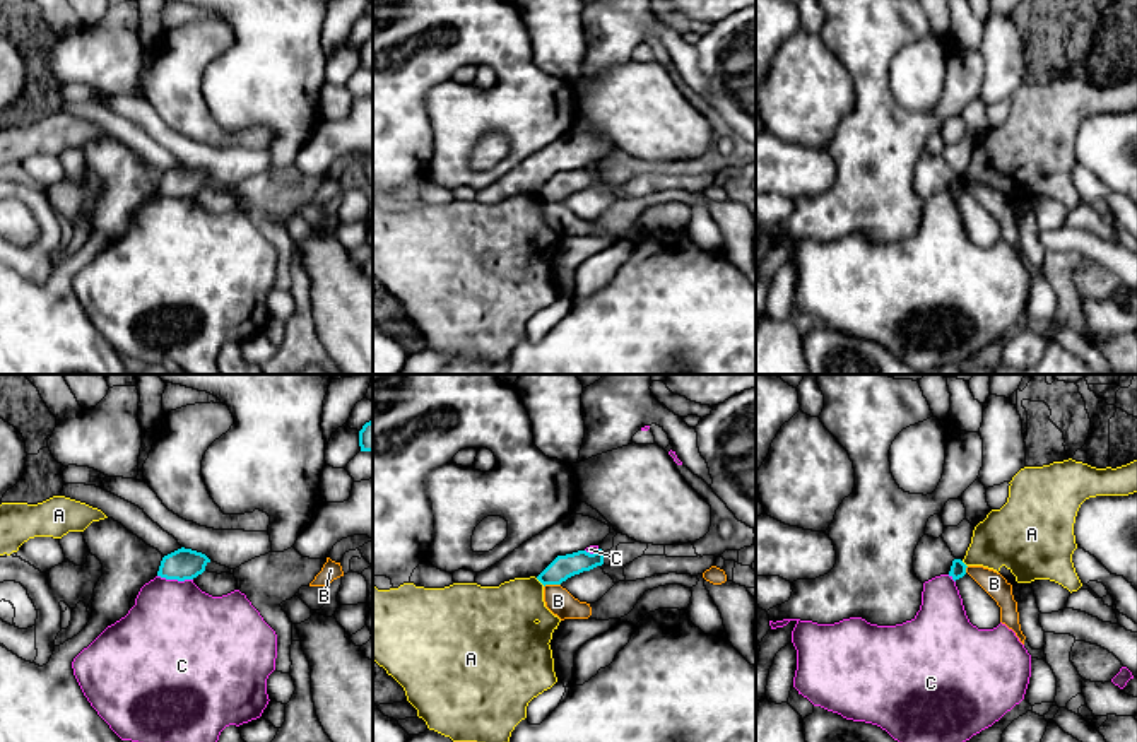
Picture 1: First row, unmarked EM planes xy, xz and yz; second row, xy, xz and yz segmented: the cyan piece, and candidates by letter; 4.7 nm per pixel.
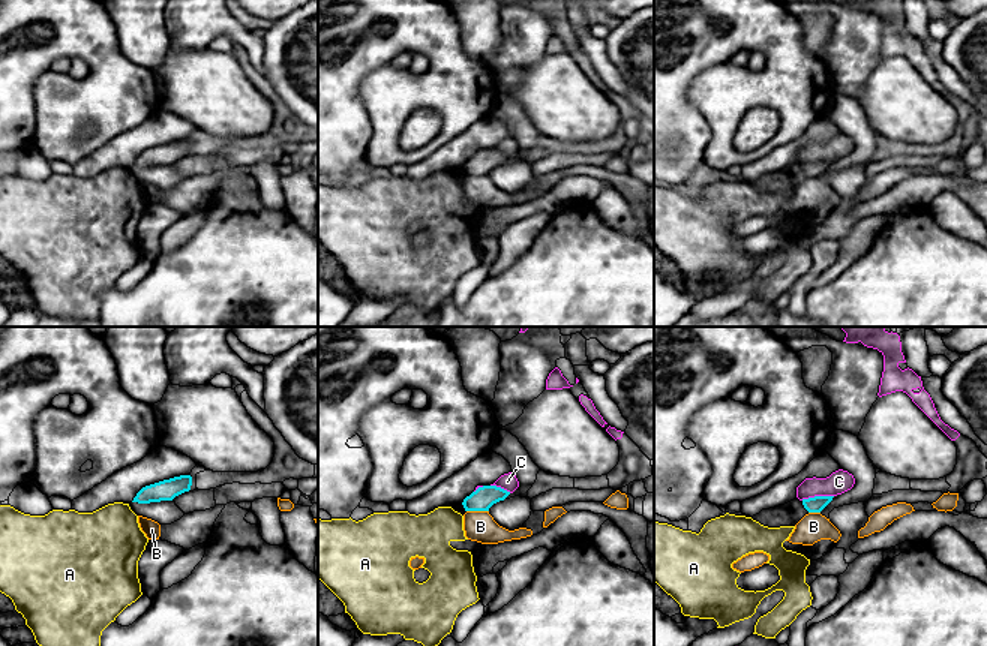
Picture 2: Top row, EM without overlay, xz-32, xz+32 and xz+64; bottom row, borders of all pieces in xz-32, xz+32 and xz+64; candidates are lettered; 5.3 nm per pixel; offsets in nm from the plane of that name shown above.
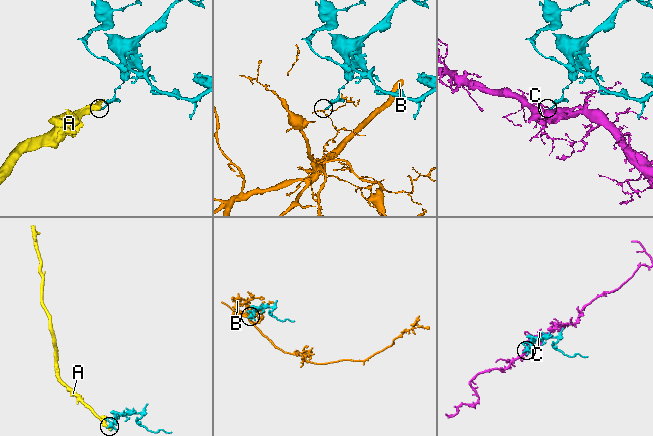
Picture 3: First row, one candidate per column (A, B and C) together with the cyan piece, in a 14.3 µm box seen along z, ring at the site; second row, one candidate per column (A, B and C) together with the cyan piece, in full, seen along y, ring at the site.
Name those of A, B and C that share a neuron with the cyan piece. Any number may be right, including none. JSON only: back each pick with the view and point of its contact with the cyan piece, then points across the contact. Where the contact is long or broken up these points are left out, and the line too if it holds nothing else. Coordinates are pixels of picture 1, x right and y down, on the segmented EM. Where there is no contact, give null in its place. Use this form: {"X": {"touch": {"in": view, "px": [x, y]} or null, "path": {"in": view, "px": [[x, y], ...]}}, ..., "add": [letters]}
{"add": []}

